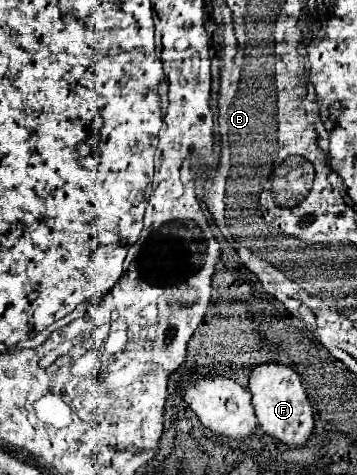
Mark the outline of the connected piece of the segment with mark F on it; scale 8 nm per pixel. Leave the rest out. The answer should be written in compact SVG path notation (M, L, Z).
M260 364L252 370L248 380L248 390L252 394L252 406L262 430L290 446L304 446L314 430L312 406L308 402L306 390L300 382L300 376L282 364Z

